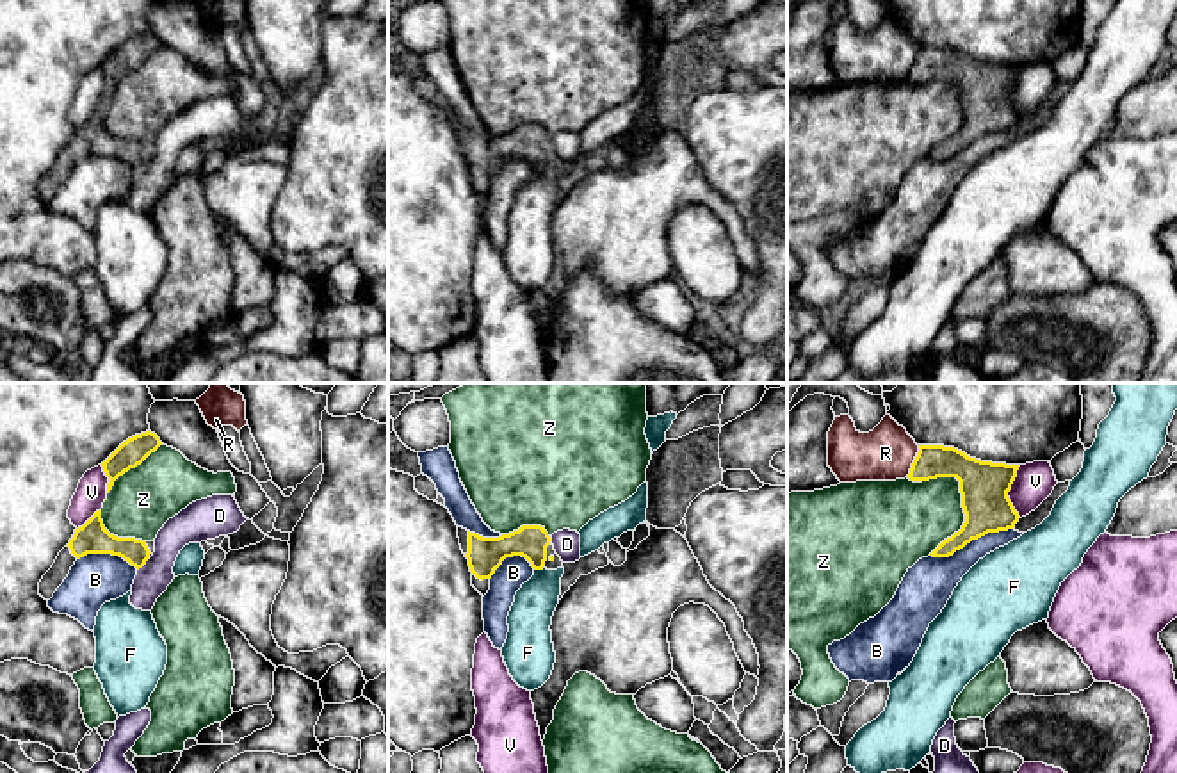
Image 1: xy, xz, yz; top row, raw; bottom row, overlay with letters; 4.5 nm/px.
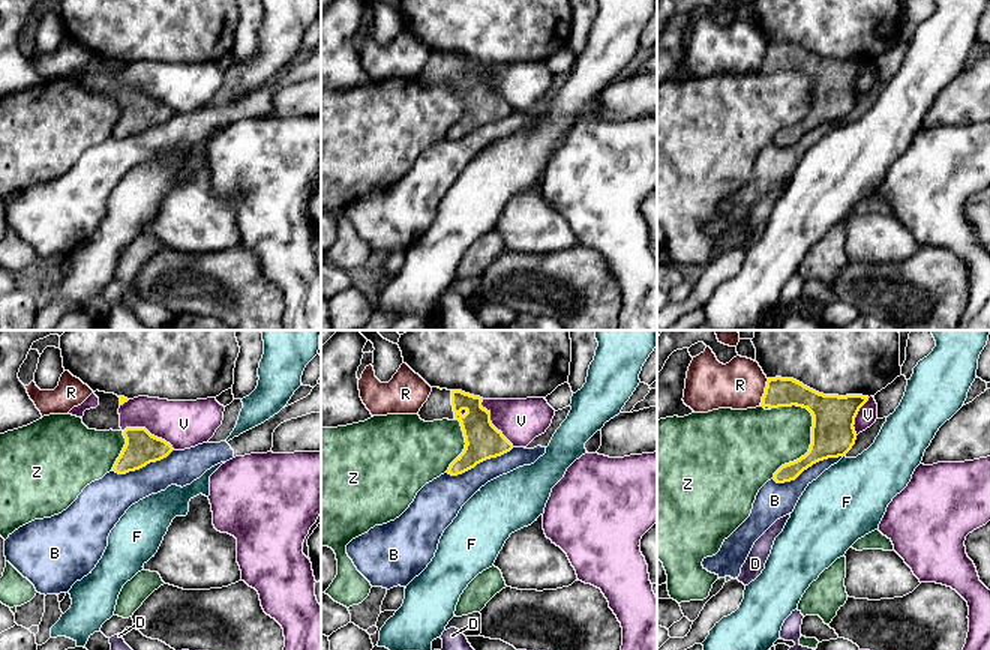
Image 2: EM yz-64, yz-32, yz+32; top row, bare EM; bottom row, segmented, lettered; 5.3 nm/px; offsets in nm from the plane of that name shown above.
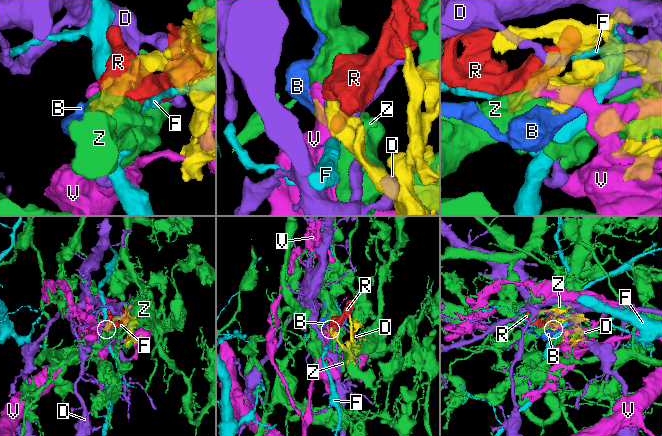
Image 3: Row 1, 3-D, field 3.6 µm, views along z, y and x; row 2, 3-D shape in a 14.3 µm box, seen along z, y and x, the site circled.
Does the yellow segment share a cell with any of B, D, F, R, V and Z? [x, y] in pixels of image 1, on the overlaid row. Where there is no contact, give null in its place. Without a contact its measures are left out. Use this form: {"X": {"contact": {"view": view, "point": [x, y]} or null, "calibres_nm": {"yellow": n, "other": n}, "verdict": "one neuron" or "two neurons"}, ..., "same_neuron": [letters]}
{"B": {"contact": {"view": "yz", "point": [971, 540]}, "calibres_nm": {"yellow": 220, "other": 200}, "verdict": "two neurons"}, "D": {"contact": {"view": "xy", "point": [143, 565]}, "calibres_nm": {"yellow": 140, "other": 150}, "verdict": "two neurons"}, "F": {"contact": {"view": "xz", "point": [538, 569]}, "calibres_nm": {"yellow": 160, "other": 200}, "verdict": "two neurons"}, "R": {"contact": {"view": "yz", "point": [914, 462]}, "calibres_nm": {"yellow": 150, "other": 240}, "verdict": "two neurons"}, "V": {"contact": {"view": "yz", "point": [1008, 490]}, "calibres_nm": {"yellow": 220, "other": 180}, "verdict": "two neurons"}, "Z": {"contact": {"view": "yz", "point": [965, 519]}, "calibres_nm": {"yellow": 220, "other": 340}, "verdict": "two neurons"}, "same_neuron": []}

